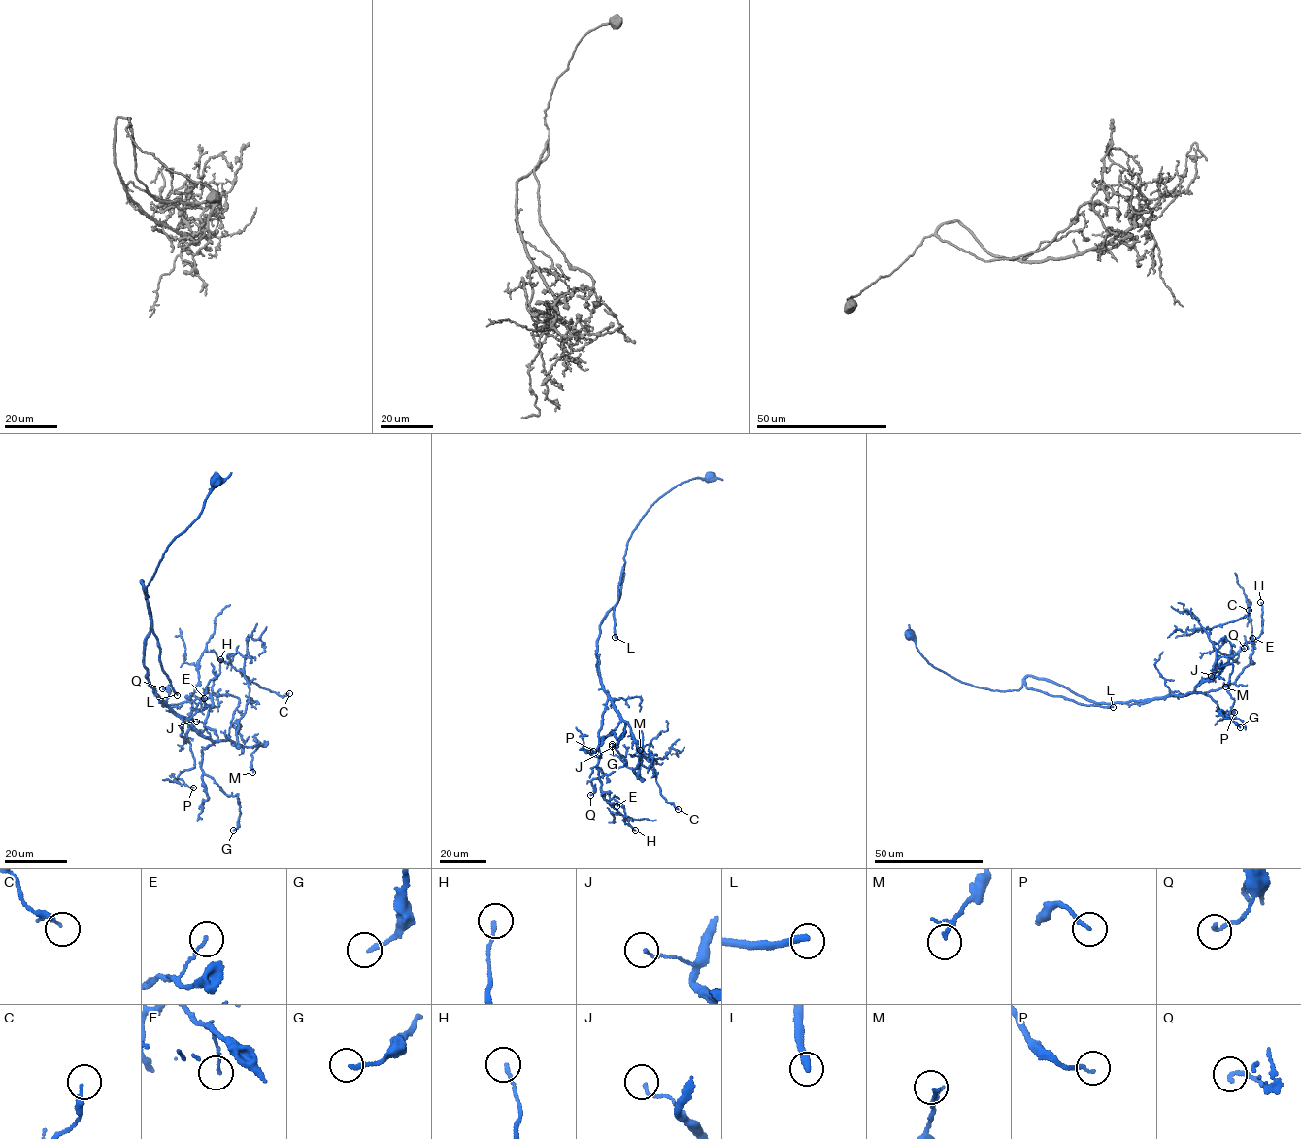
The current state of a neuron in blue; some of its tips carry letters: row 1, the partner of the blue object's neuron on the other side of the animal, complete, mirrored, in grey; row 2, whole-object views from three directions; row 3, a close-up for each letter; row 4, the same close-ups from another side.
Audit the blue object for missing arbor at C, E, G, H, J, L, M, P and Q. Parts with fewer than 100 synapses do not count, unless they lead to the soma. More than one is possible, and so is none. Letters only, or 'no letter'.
L

